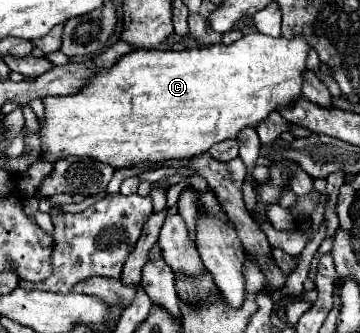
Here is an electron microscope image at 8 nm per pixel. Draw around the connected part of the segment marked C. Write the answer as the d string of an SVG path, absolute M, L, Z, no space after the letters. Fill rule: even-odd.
M248 33L232 45L216 43L202 49L164 51L136 49L122 57L110 71L96 73L78 93L68 97L46 97L46 123L42 125L42 159L58 161L68 155L92 157L110 163L114 169L138 161L188 159L206 153L212 145L236 139L244 127L258 127L272 111L286 107L302 97L306 57L310 53L304 37L270 37Z

